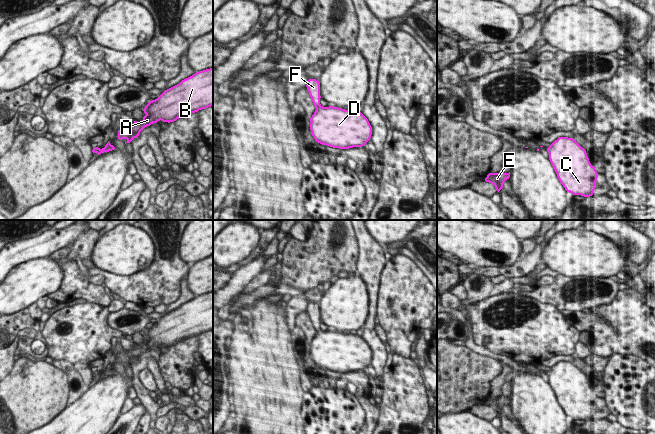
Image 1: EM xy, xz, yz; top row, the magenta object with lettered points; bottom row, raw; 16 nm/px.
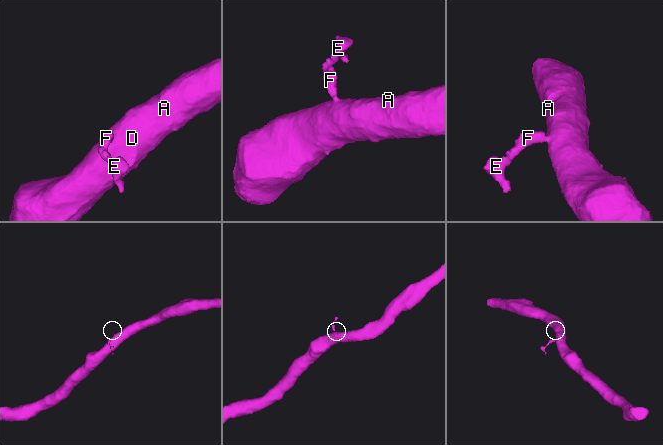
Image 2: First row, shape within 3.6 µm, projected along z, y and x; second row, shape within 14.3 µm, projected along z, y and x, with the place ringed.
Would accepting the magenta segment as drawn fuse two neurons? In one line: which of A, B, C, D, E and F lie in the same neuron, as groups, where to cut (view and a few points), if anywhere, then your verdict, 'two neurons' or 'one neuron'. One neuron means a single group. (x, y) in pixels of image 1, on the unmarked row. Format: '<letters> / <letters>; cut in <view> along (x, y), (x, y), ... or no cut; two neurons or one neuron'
A B C D E F; no cut; one neuron

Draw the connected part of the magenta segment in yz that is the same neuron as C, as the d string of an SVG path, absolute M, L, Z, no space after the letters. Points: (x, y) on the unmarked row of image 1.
M559 361L546 375L566 416L584 421L593 420L598 397L590 388L584 372L573 362Z

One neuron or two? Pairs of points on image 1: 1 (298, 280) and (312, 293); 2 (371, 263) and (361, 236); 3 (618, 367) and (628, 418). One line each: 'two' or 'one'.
1: two
2: one
3: one

